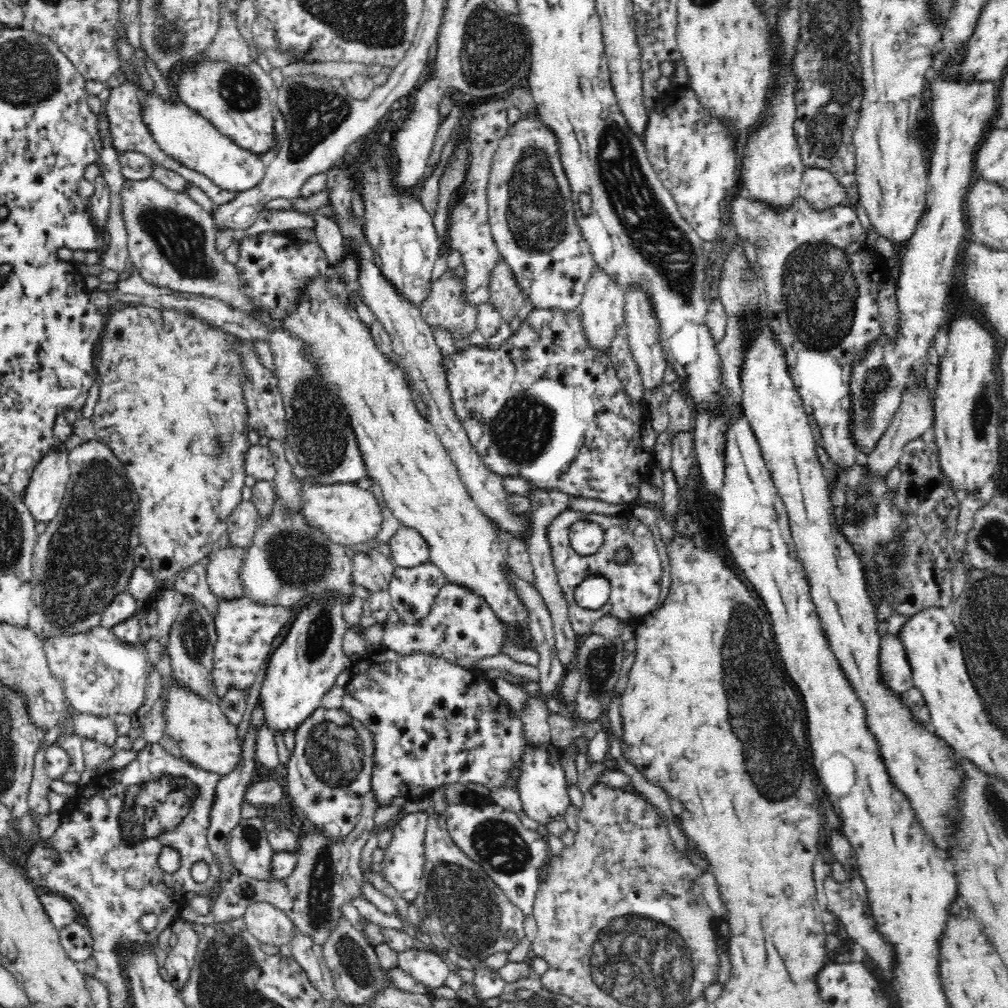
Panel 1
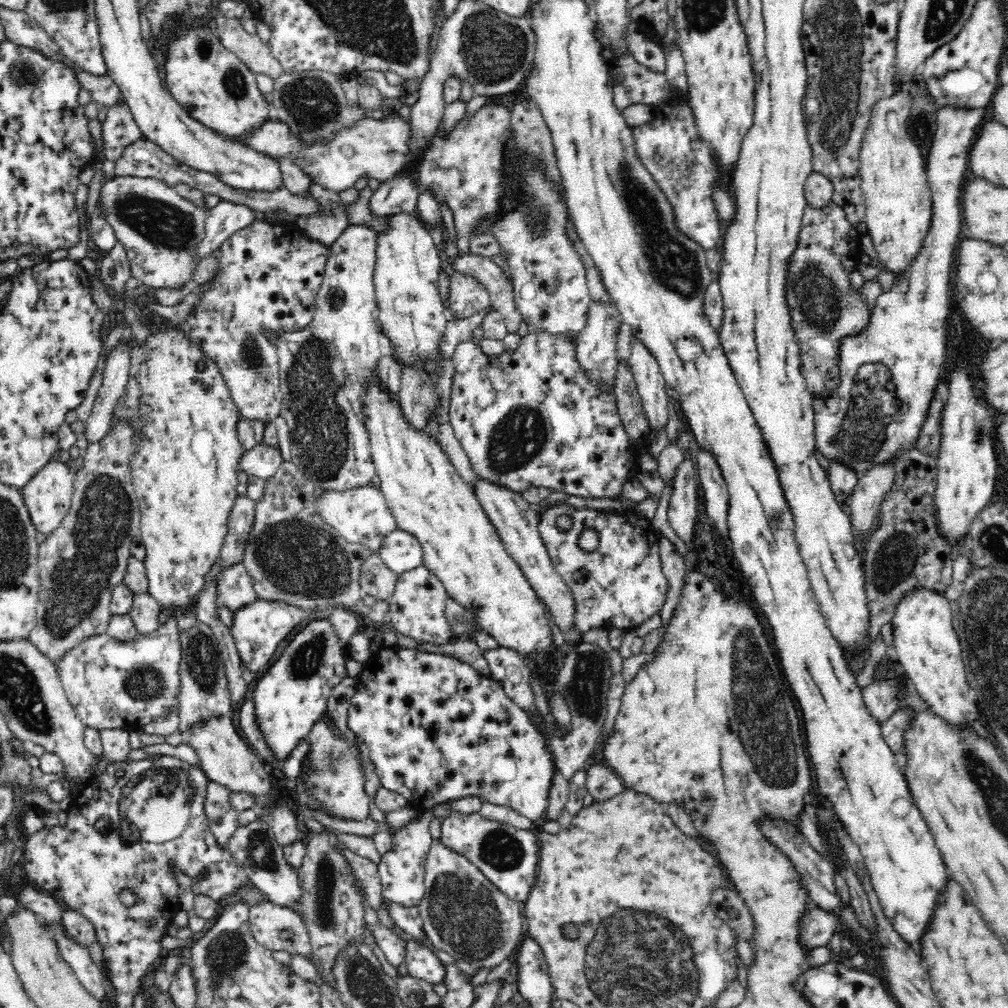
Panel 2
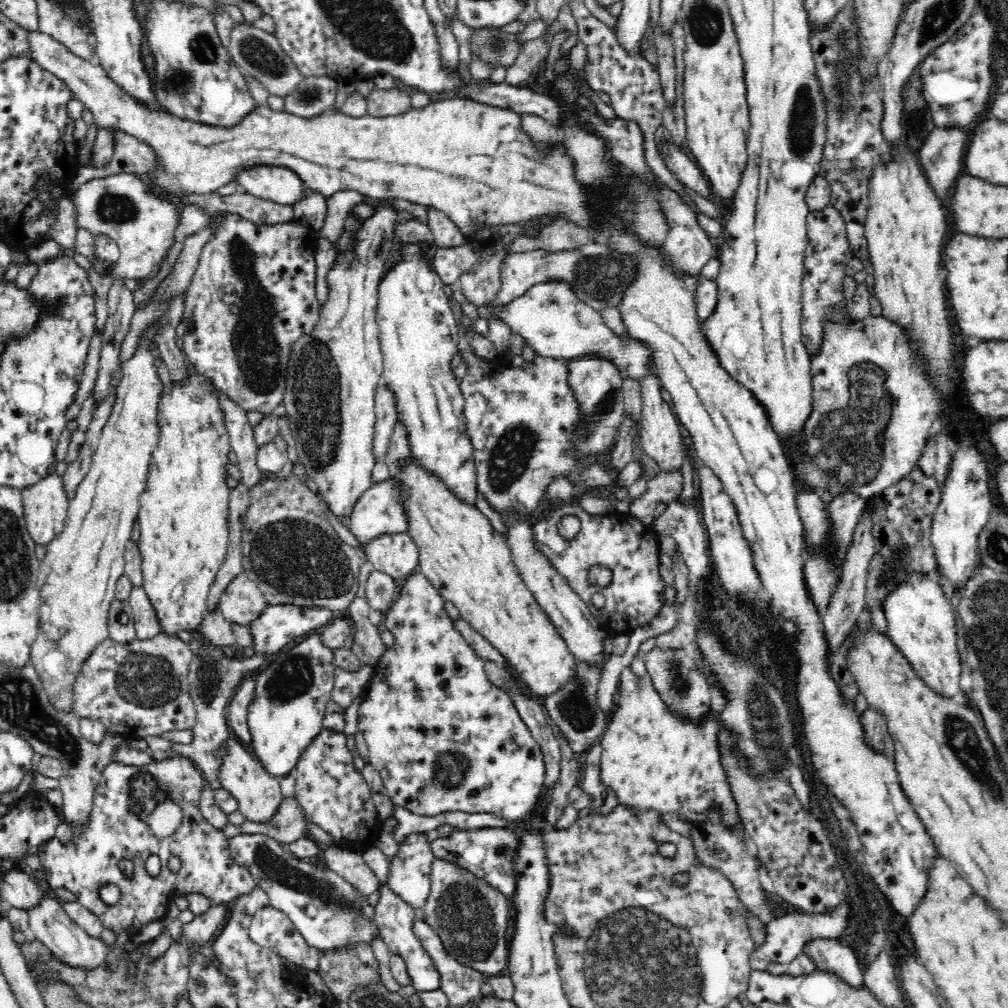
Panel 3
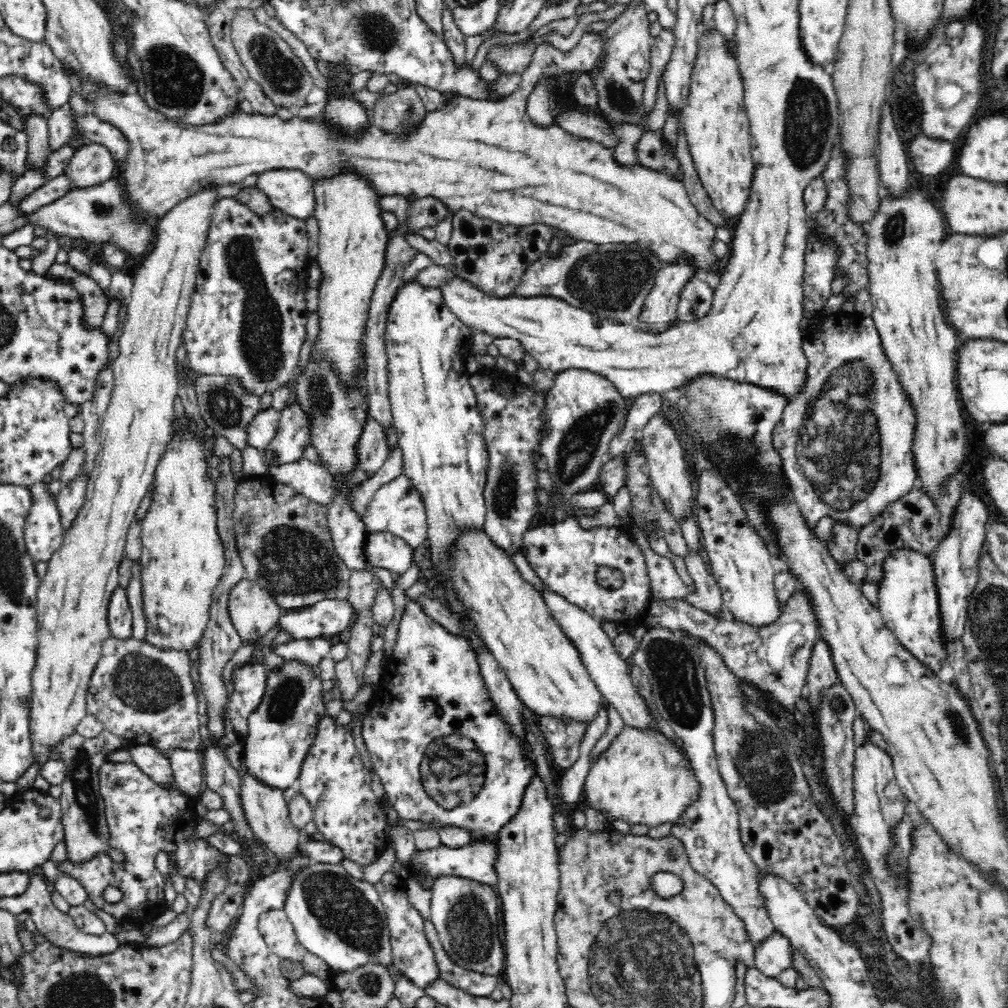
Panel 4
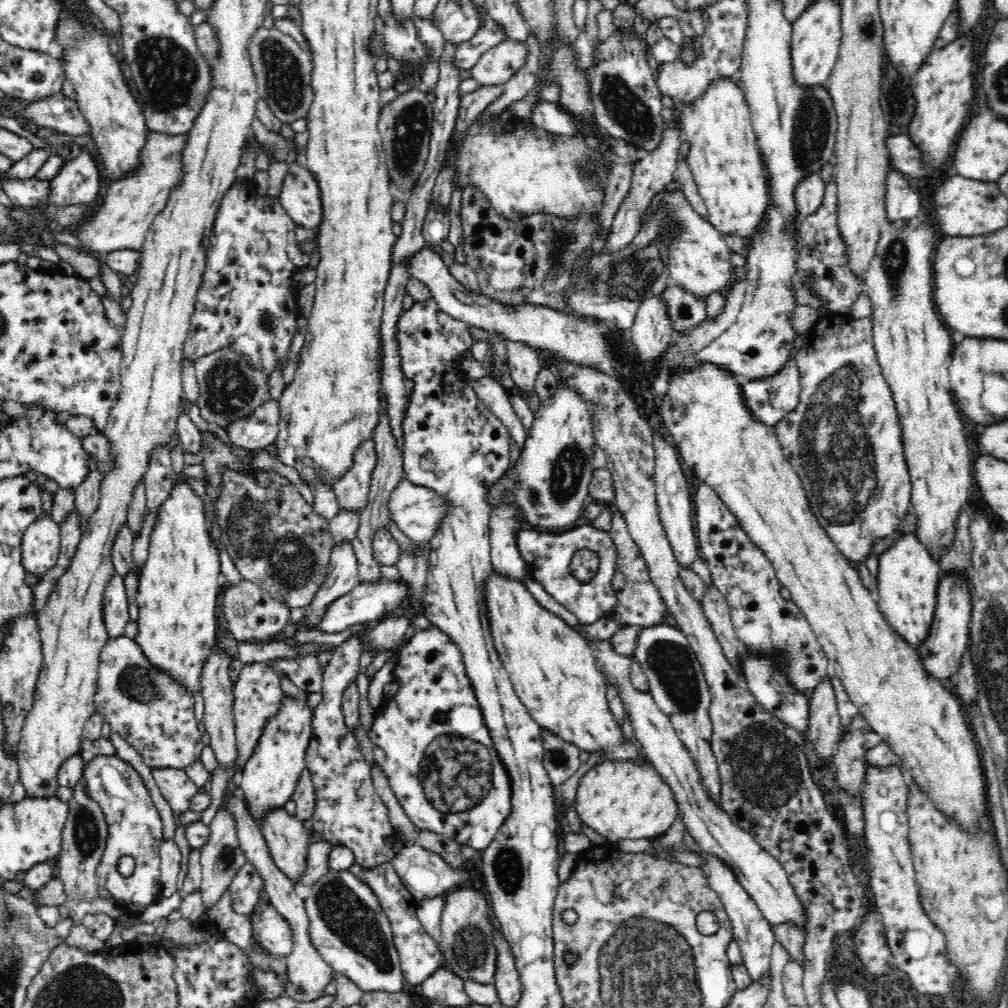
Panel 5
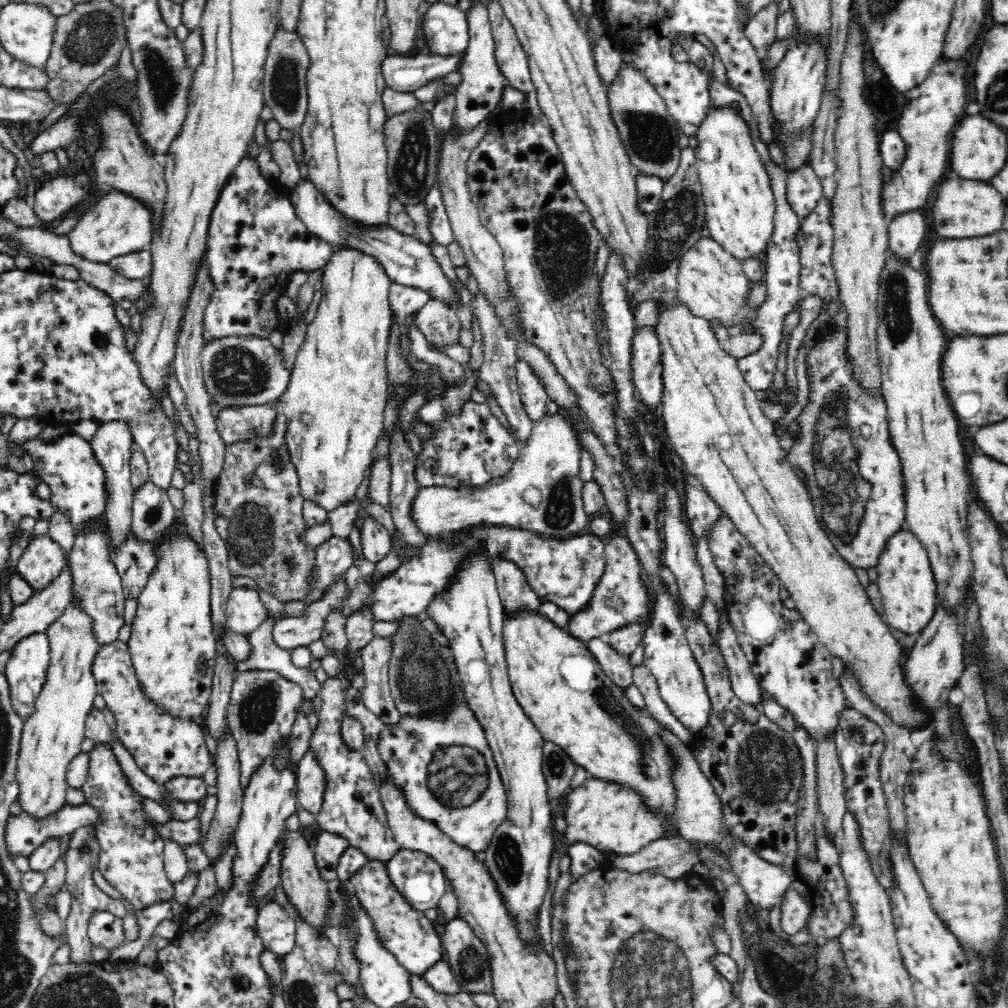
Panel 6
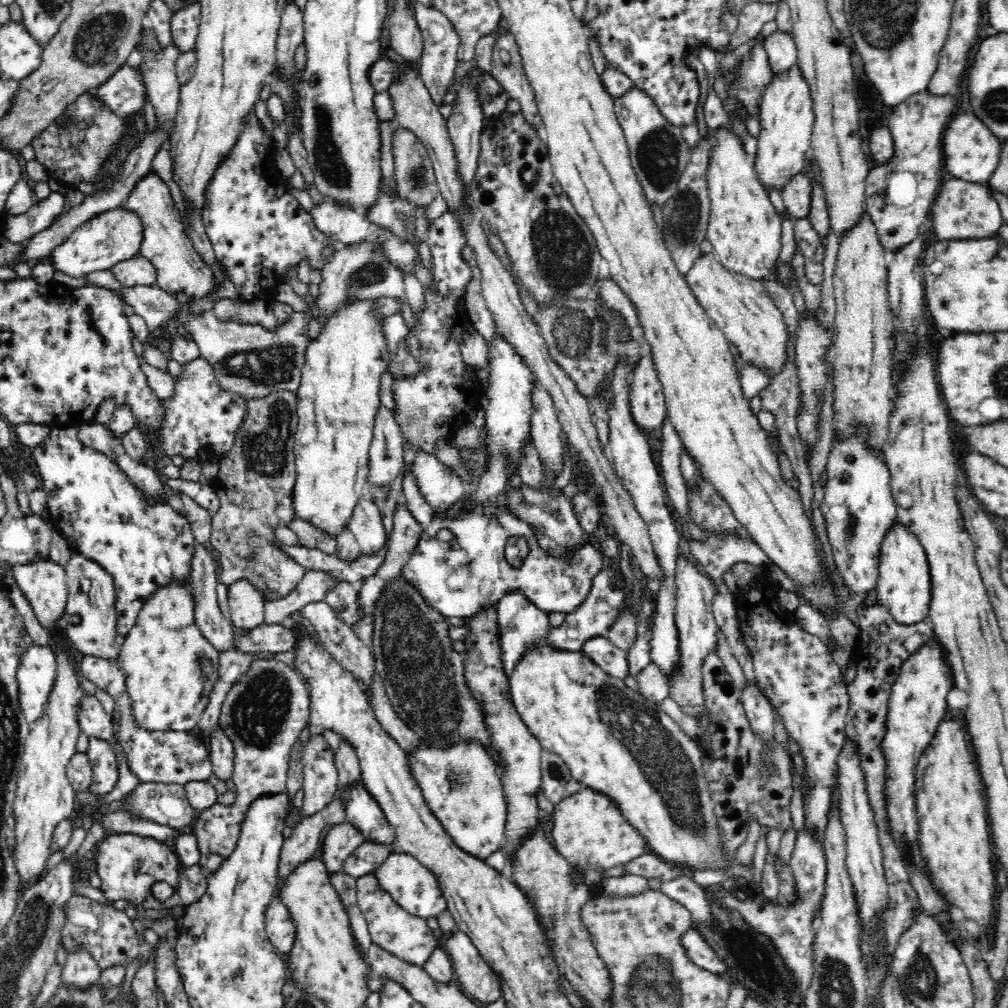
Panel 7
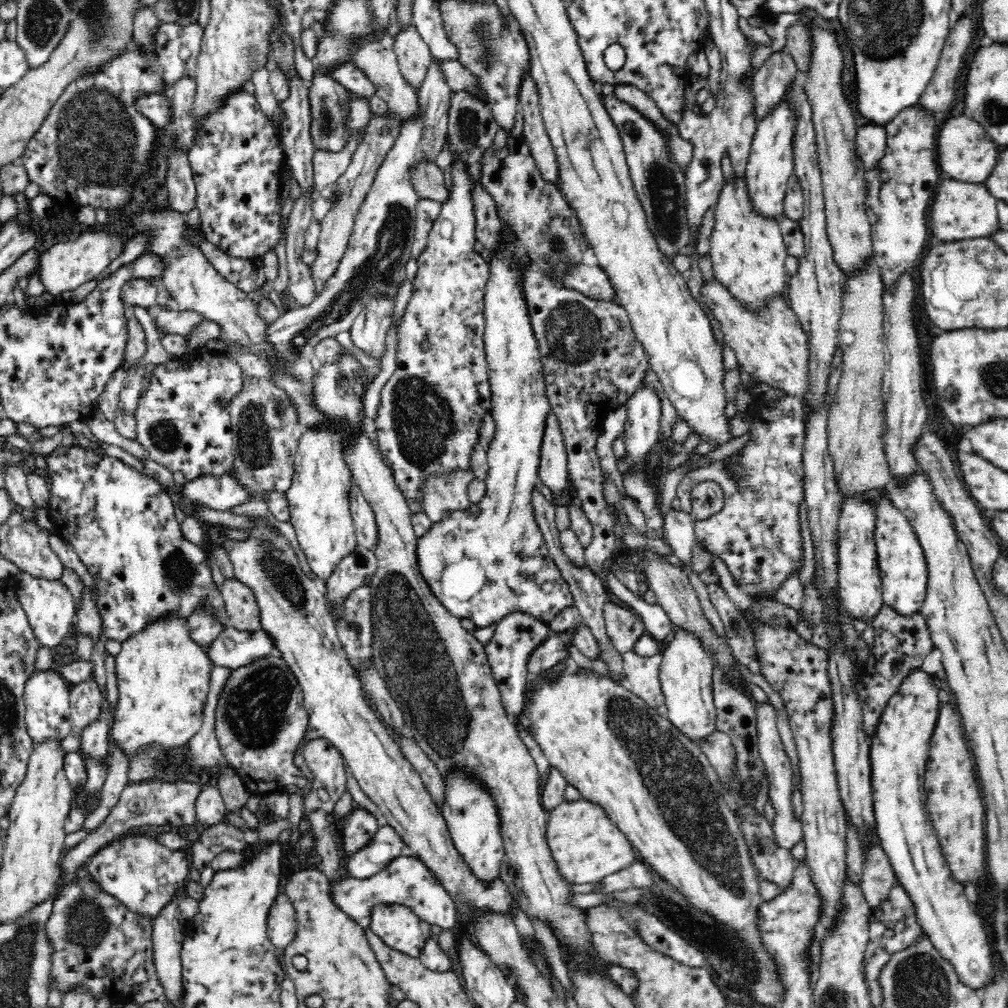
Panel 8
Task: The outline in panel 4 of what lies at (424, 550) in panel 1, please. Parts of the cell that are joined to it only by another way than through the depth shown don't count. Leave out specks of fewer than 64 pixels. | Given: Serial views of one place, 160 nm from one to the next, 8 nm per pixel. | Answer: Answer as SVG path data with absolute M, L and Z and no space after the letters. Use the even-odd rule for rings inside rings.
M369 533L363 548L366 563L403 575L414 562L414 547L392 533Z

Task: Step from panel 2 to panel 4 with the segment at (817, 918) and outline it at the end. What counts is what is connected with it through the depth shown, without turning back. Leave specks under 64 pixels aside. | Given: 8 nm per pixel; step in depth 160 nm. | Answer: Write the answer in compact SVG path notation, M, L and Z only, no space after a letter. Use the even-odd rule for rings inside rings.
M774 931L755 944L755 967L762 974L777 977L780 972L794 967L794 947L780 931Z

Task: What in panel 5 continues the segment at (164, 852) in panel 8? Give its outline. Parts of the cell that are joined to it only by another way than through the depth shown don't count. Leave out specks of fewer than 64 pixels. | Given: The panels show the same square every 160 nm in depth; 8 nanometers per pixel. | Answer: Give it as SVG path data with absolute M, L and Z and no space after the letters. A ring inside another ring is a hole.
M116 754L92 756L83 774L88 793L100 803L106 815L109 832L104 857L96 869L97 885L110 892L115 906L123 914L139 918L145 909L159 900L161 894L159 847L164 840L160 812L140 774ZM123 856L134 859L134 870L130 876L122 876L118 872L118 860Z

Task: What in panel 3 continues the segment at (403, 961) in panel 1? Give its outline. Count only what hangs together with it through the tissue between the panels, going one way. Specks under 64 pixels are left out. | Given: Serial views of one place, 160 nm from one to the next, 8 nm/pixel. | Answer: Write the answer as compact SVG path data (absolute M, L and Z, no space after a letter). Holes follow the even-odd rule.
M385 884L379 890L380 899L374 907L373 920L383 942L386 943L390 952L402 955L402 959L406 963L407 973L410 975L410 984L418 992L441 988L441 978L432 957L424 950L424 947L412 932L411 924L415 917L414 908L406 904L399 896L390 892Z

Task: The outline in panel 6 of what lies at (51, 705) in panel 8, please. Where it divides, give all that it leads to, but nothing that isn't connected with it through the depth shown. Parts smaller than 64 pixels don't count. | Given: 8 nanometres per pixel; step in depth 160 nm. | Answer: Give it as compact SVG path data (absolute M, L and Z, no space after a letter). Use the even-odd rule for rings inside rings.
M34 633L22 638L10 652L3 675L6 677L12 710L16 717L25 720L34 714L38 693L46 680L49 667L50 644L45 633Z

